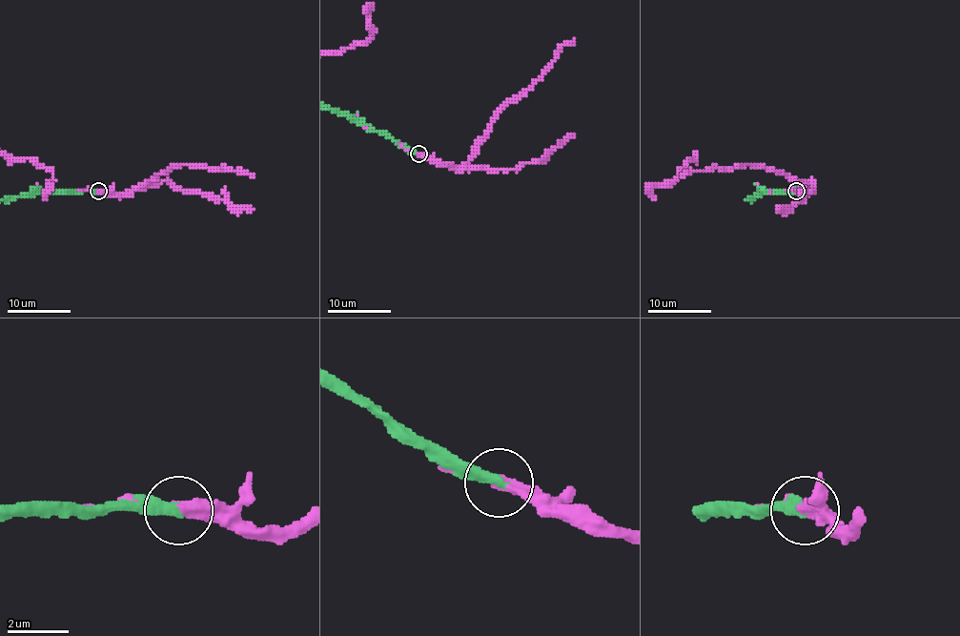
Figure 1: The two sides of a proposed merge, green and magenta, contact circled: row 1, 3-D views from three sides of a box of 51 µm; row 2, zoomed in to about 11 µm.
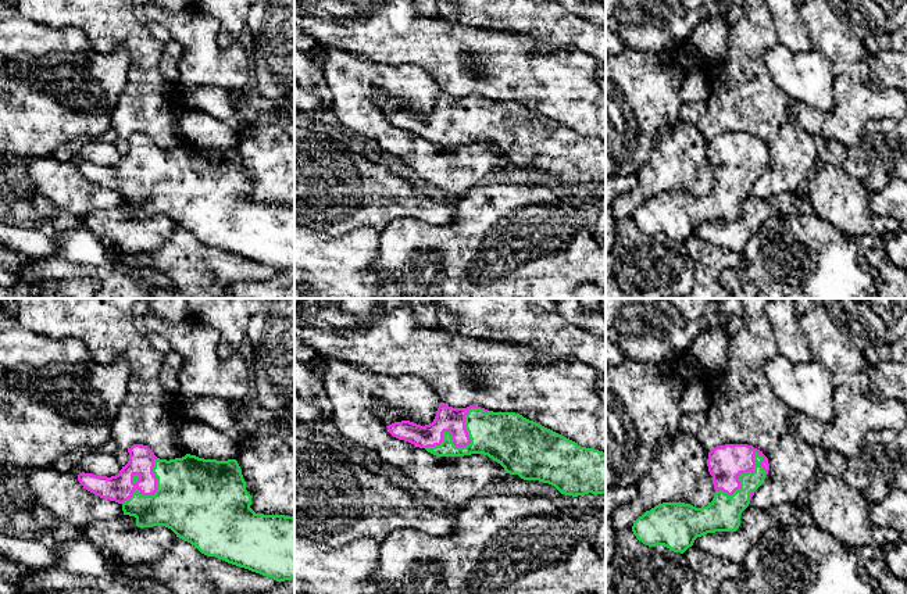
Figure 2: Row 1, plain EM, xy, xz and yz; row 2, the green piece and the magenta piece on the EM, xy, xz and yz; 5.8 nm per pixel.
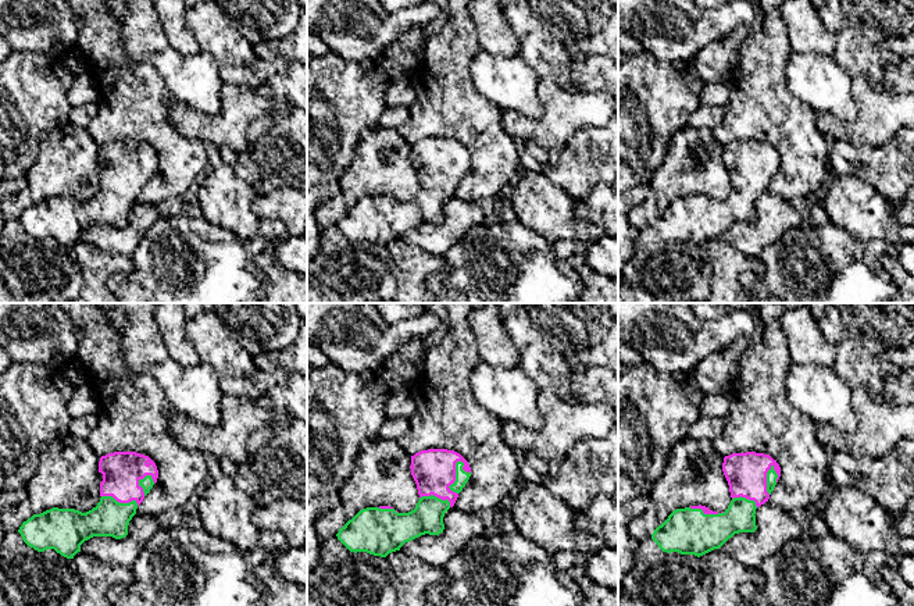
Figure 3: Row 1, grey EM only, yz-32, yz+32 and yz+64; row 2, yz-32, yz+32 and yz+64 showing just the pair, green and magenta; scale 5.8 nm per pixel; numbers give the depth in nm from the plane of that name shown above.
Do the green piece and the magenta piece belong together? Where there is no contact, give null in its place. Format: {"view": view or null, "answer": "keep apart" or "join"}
{"view": "xz", "answer": "join"}

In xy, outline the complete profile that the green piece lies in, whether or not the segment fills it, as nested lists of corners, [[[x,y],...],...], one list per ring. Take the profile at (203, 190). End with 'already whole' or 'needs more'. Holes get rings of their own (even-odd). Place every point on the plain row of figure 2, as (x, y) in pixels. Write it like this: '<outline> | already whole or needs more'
[[[133,133],[128,142],[129,150],[118,164],[107,167],[82,161],[78,164],[79,172],[100,187],[121,193],[124,204],[136,207],[138,217],[165,215],[207,246],[215,246],[279,272],[294,268],[294,207],[256,203],[250,197],[251,185],[246,179],[246,171],[236,148],[217,150],[186,143],[182,147],[167,150],[157,147],[143,133]]] | needs more

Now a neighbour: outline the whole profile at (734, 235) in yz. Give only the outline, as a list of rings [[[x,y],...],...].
[[[749,194],[740,204],[740,215],[736,221],[707,222],[697,226],[693,236],[722,248],[742,253],[761,225],[768,218],[778,215],[781,215],[778,205],[774,205],[769,200]]]

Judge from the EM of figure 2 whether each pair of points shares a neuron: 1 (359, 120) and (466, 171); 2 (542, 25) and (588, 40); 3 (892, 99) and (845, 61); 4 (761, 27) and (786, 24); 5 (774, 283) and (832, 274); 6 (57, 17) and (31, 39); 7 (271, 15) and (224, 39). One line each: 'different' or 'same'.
1: same
2: same
3: different
4: different
5: same
6: different
7: different

